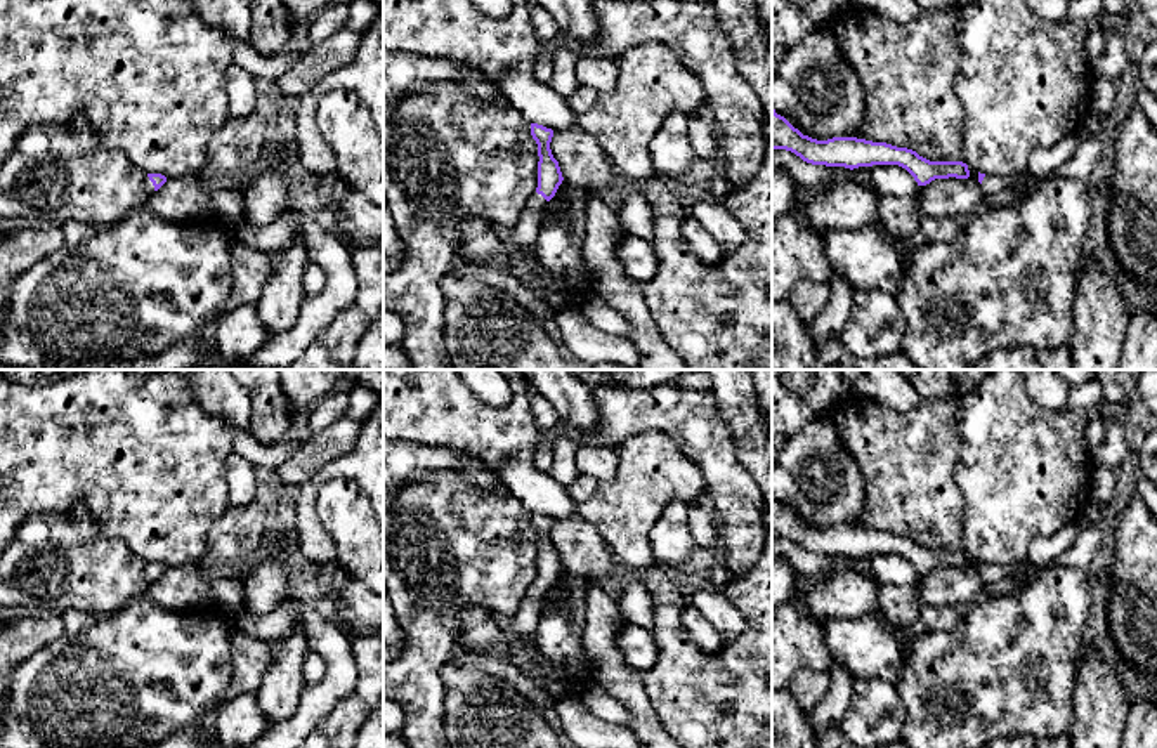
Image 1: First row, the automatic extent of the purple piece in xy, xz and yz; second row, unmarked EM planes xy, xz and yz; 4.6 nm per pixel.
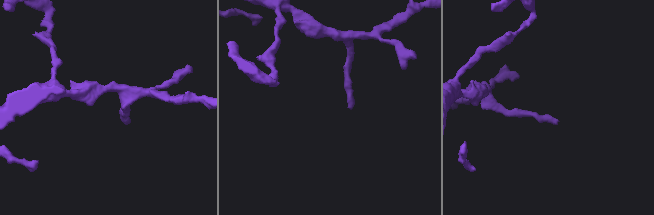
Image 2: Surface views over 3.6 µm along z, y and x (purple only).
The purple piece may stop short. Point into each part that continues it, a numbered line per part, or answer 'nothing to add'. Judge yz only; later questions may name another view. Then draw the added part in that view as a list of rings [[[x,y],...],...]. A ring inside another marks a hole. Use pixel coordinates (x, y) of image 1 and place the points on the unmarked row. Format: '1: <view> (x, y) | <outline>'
1: yz (1043, 551) | [[[1088,500],[1082,515],[1072,522],[1069,528],[1048,536],[1037,538],[1032,541],[1027,555],[1011,564],[985,564],[982,569],[982,578],[985,583],[996,583],[1008,576],[1025,576],[1032,568],[1044,568],[1051,564],[1074,540],[1082,522],[1091,522],[1096,526],[1105,528],[1108,521],[1105,519],[1103,512],[1107,510],[1107,503],[1098,500]]]

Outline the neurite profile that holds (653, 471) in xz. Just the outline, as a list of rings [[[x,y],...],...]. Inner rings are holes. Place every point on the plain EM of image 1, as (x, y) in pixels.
[[[661,430],[626,437],[618,453],[614,481],[574,512],[602,535],[621,569],[642,569],[656,564],[649,533],[657,517],[673,500],[696,505],[706,482],[701,469]]]

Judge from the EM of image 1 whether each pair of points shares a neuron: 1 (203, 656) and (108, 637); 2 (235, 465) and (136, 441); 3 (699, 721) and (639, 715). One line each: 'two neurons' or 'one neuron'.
1: one neuron
2: two neurons
3: two neurons

